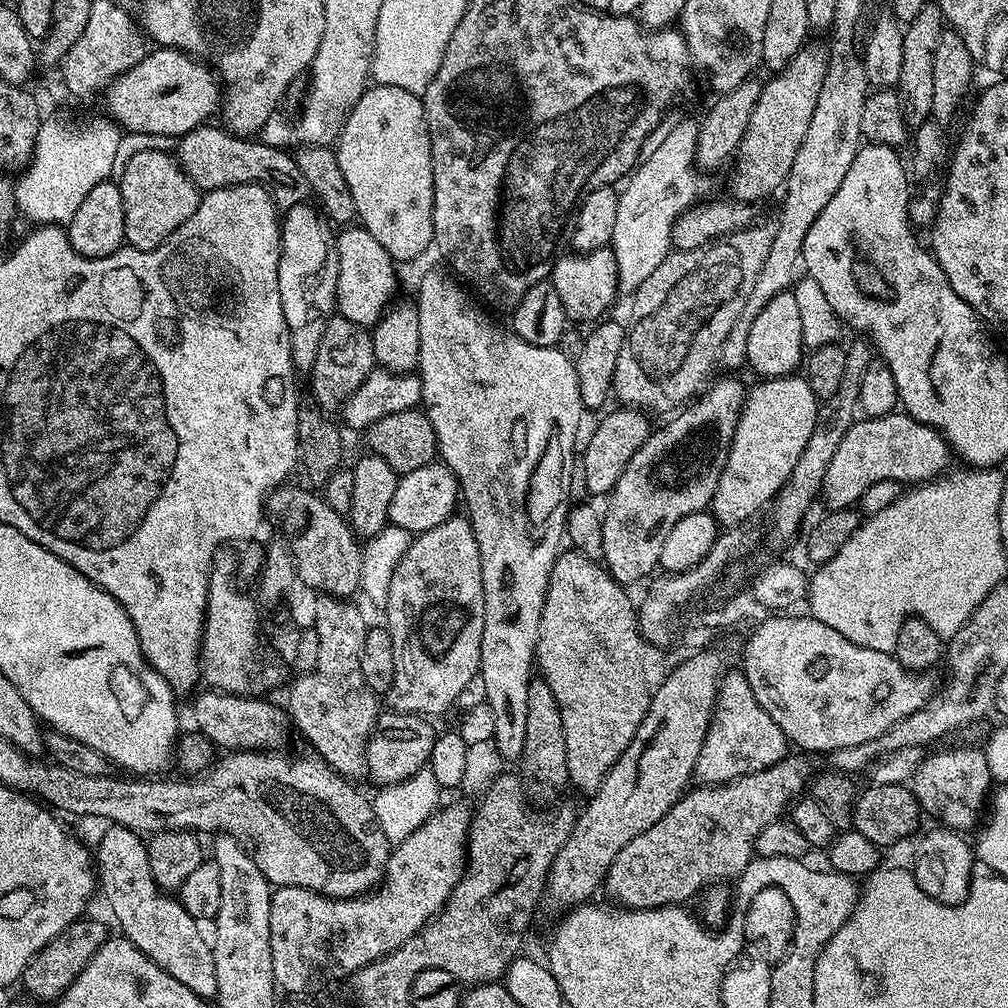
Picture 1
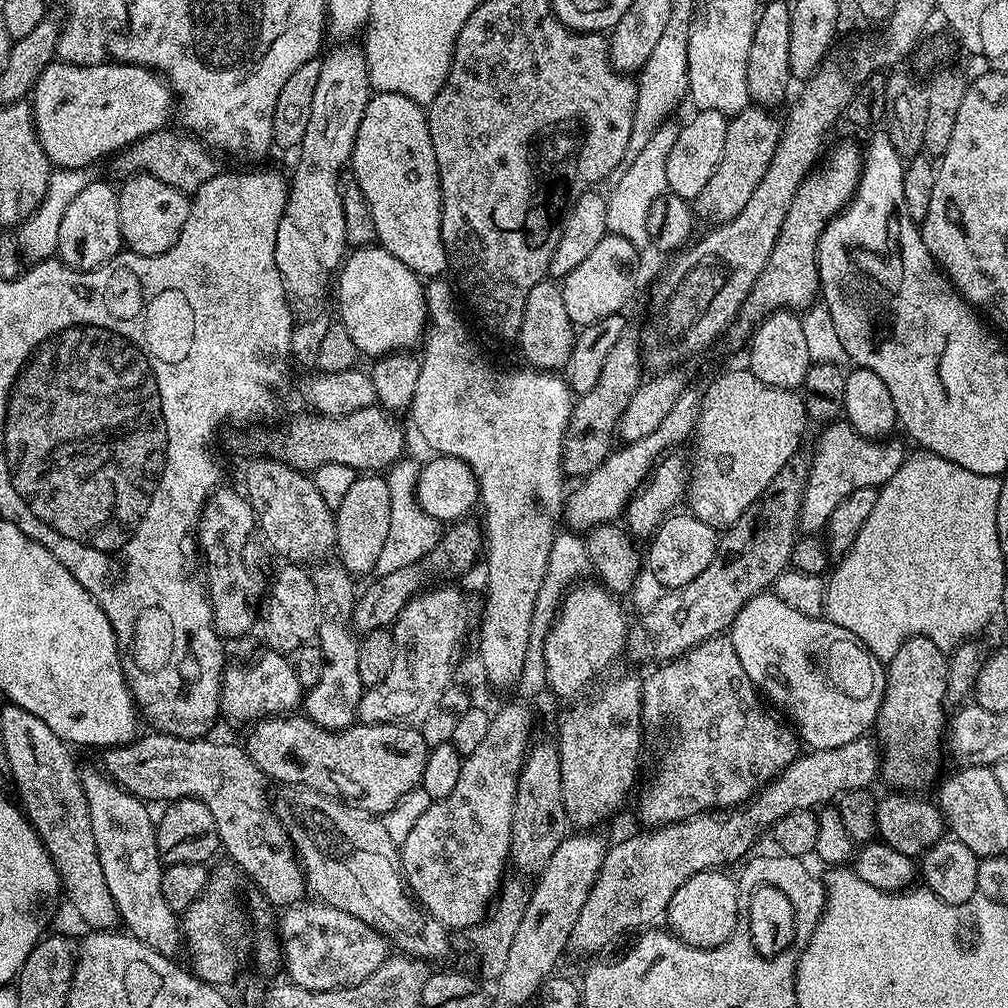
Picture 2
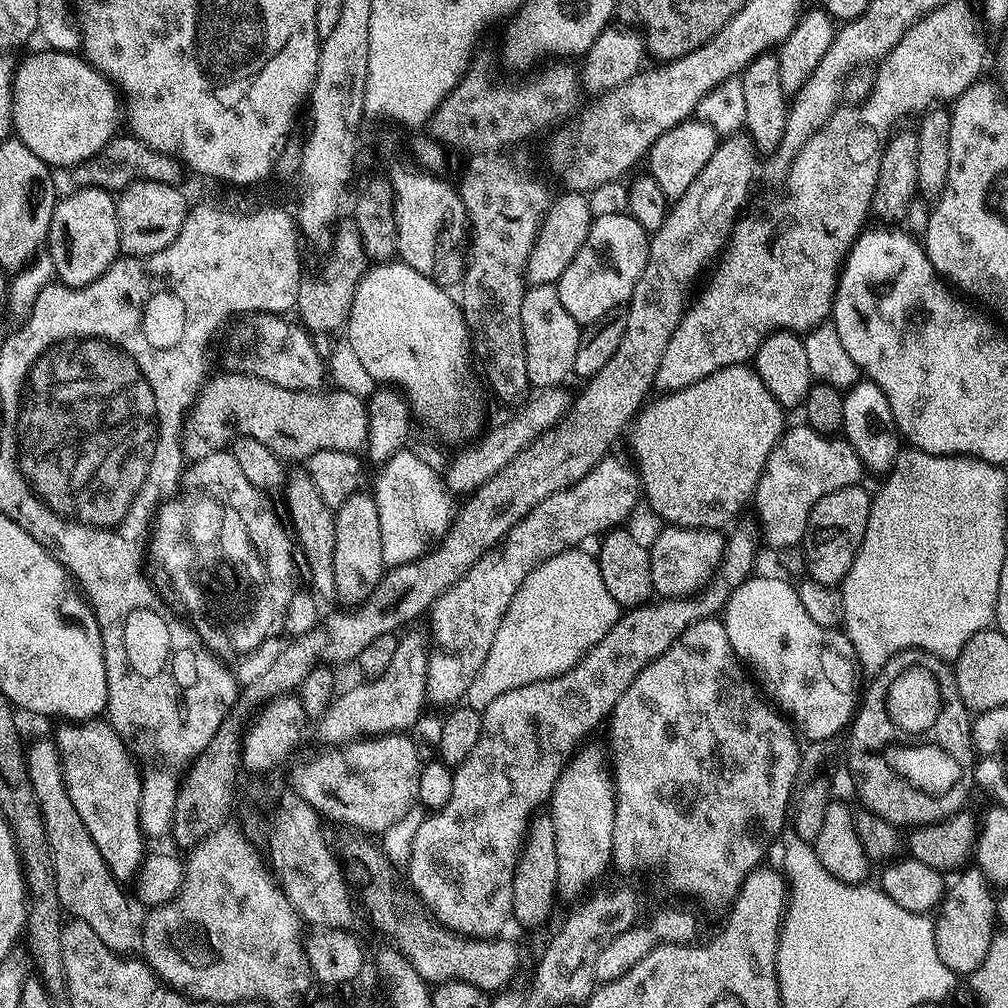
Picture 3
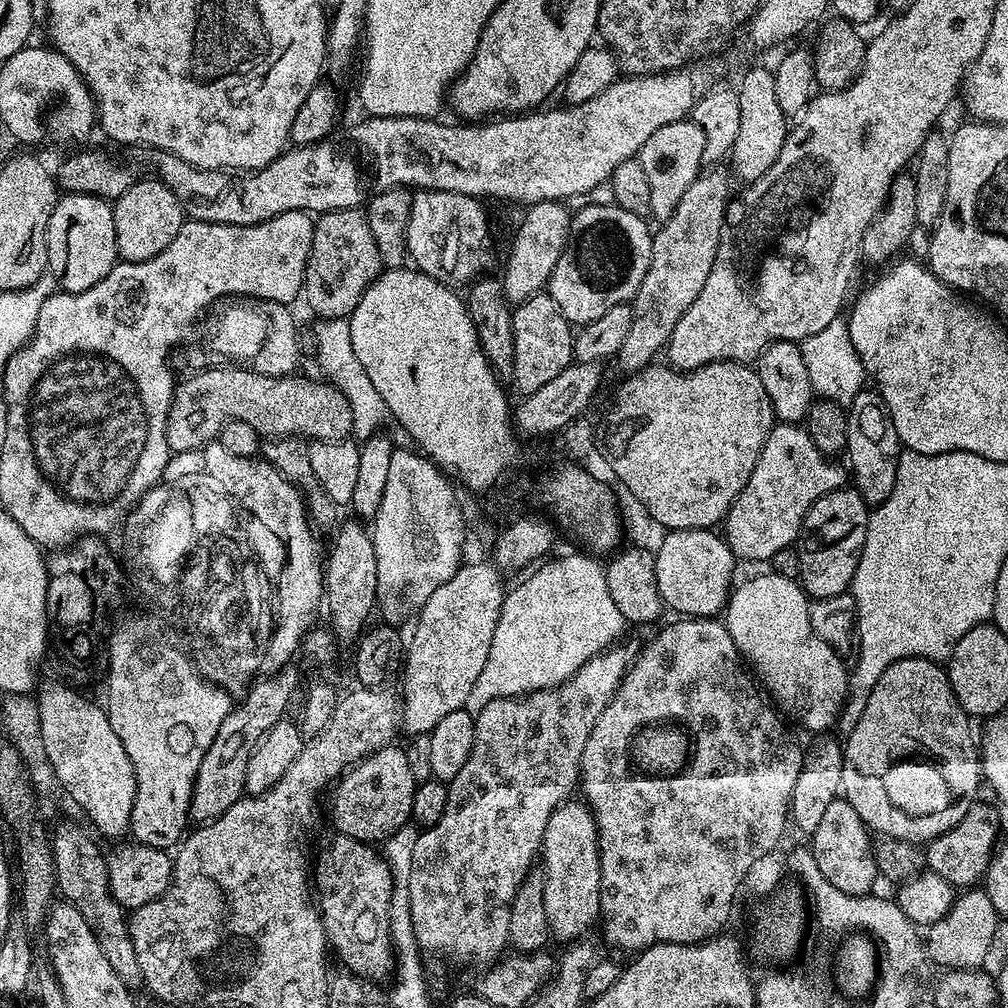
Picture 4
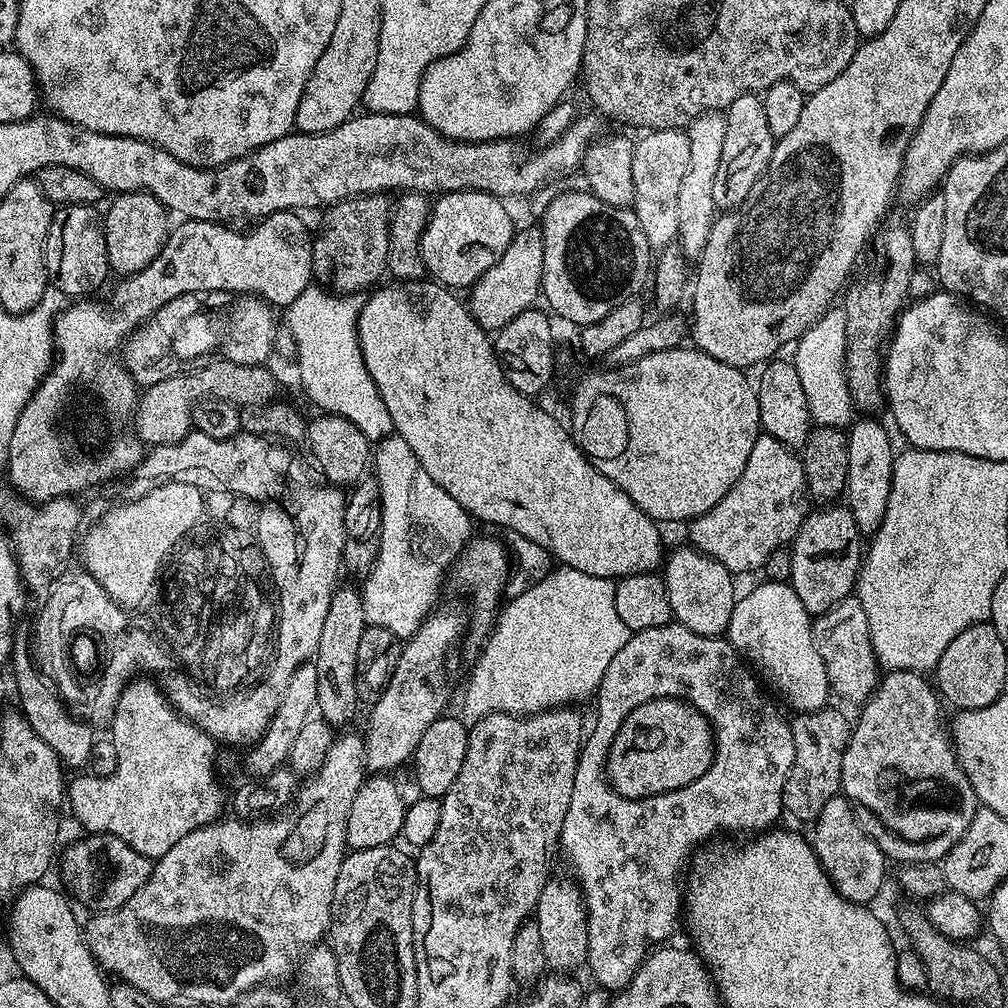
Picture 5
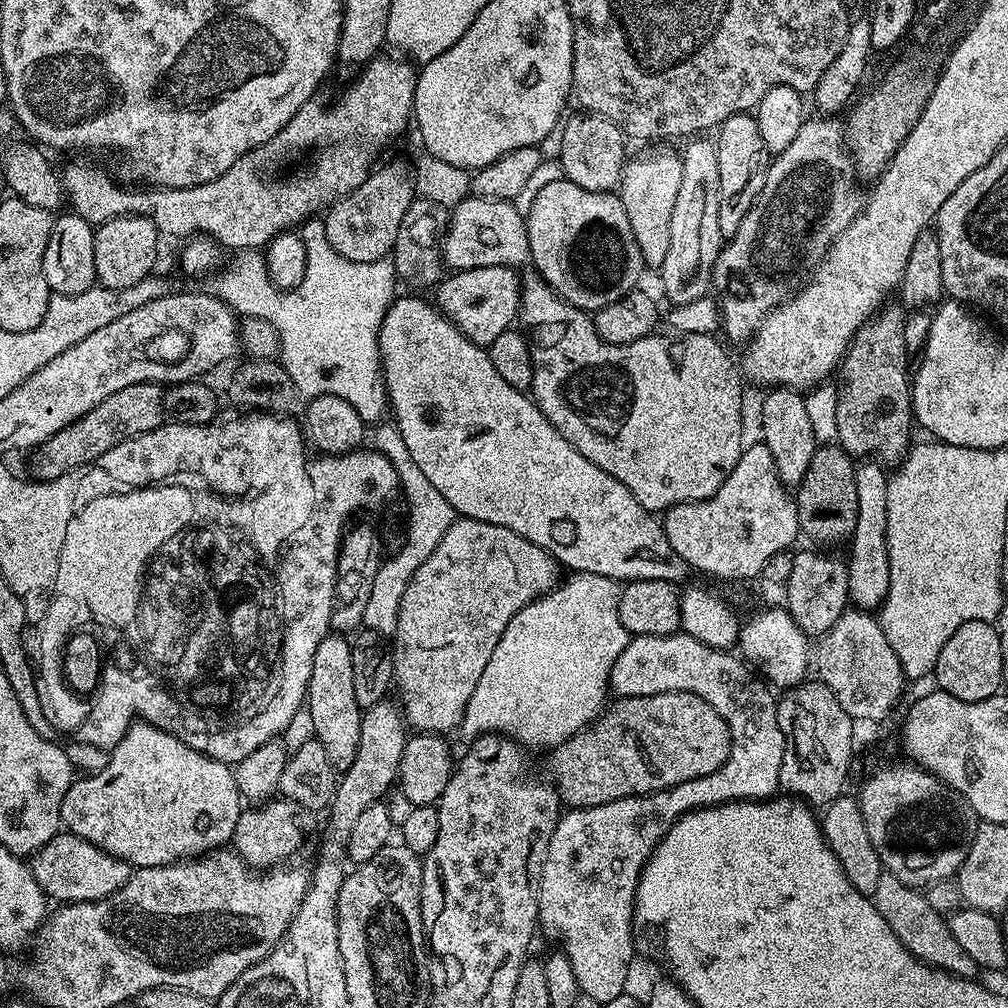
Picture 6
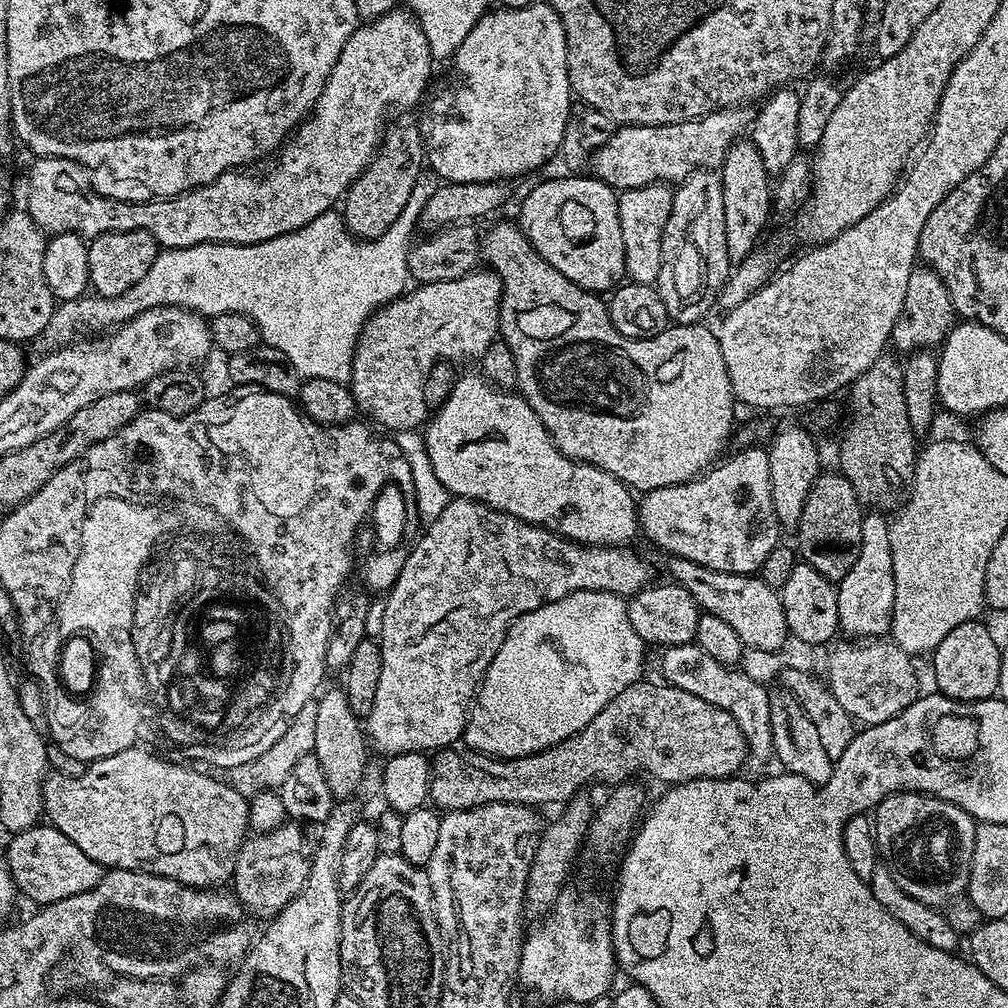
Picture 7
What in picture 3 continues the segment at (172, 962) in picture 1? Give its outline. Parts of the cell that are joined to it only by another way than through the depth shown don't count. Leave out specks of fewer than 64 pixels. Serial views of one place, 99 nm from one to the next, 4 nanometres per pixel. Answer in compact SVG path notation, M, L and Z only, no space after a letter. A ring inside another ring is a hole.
M97 718L83 726L60 726L54 733L56 748L60 751L60 760L64 766L64 781L74 802L74 810L78 810L86 830L90 830L90 838L94 838L94 846L98 846L102 858L106 858L106 866L110 866L110 874L121 882L135 881L144 862L146 837L140 828L140 790L142 772L136 769L133 753L126 747L124 740L112 725Z

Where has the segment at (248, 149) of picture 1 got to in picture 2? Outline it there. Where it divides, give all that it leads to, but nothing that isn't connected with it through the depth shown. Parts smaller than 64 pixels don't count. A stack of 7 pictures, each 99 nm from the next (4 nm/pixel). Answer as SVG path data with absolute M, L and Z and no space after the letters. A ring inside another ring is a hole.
M161 130L144 136L128 148L123 148L120 152L115 153L110 160L112 168L120 175L120 178L141 174L153 176L160 182L166 182L166 186L174 186L174 190L194 194L199 188L206 186L206 182L210 182L210 178L217 176L217 153L195 135L185 134L183 131L180 131L181 133L168 131Z

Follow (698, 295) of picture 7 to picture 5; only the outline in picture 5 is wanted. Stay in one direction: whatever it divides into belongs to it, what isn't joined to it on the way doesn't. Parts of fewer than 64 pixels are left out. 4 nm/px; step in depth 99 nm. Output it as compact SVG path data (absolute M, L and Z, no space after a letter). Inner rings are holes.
M707 112L686 129L690 138L690 166L682 178L682 187L678 190L678 248L688 258L699 258L706 246L706 238L710 238L714 213L717 211L714 202L714 177L718 174L718 162L722 162L722 138L726 138L724 121L723 115Z

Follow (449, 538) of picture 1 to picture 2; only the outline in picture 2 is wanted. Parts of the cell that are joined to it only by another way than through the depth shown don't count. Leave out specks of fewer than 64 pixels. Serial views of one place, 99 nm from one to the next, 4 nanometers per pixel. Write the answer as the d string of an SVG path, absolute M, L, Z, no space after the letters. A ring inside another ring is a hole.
M456 588L421 590L398 614L390 631L394 638L394 666L378 686L365 688L359 719L365 724L420 726L438 707L442 694L454 684L452 671L468 628L468 604Z

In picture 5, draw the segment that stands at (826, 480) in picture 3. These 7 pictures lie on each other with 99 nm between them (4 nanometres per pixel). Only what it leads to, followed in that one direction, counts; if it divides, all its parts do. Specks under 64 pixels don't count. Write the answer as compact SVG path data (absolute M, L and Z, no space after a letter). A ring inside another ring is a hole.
M761 434L754 442L754 450L750 450L746 470L742 470L726 498L687 525L687 543L722 562L722 566L734 574L752 572L755 568L757 571L763 569L766 558L770 558L774 550L791 545L809 514L808 503L808 479L803 459L778 442L778 438Z

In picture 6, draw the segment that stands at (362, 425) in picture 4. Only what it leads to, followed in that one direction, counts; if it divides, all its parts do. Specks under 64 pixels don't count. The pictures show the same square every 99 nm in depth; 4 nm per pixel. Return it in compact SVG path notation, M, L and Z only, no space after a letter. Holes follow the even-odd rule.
M309 219L303 225L302 235L304 237L304 245L306 246L306 270L304 271L302 282L298 282L298 286L287 290L277 288L273 284L271 276L268 275L268 262L265 253L260 250L240 250L233 255L236 257L229 264L227 261L211 277L211 279L213 278L212 287L210 287L211 291L218 299L228 304L234 313L239 314L241 317L266 318L270 322L270 326L274 326L274 330L278 330L278 338L280 339L279 363L284 365L286 374L290 374L290 378L294 378L294 386L300 391L301 397L311 398L313 396L321 396L322 394L330 394L334 398L346 398L346 402L350 402L350 406L354 406L354 410L358 410L358 414L363 418L365 425L375 425L377 422L385 419L386 413L390 408L388 393L384 390L384 378L380 367L380 327L384 321L385 314L388 313L388 307L392 305L392 301L398 295L398 289L396 289L396 284L398 285L396 267L392 264L391 259L388 258L372 262L354 262L350 258L343 257L327 240L326 230L319 219Z

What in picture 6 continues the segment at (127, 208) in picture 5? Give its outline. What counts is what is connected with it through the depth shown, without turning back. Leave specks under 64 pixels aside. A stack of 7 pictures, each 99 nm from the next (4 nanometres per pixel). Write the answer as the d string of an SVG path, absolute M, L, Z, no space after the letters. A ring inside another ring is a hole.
M119 216L94 231L94 270L99 287L125 288L153 275L162 234L149 216Z

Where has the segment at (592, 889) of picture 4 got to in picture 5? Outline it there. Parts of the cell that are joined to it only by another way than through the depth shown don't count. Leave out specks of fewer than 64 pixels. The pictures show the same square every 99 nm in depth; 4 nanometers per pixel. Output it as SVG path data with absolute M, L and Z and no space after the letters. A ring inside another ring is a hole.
M549 878L544 883L542 894L536 903L534 919L542 937L542 951L546 953L549 969L556 974L576 974L585 967L588 958L588 912L584 908L584 896L571 879L556 880Z

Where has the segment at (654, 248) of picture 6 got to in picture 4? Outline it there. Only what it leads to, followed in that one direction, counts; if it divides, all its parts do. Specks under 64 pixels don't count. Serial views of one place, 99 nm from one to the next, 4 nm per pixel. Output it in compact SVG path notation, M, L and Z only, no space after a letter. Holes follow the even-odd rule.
M690 118L670 122L670 126L662 126L654 130L650 138L646 138L638 159L650 182L650 213L653 217L657 216L657 221L668 220L670 214L674 214L682 194L686 194L686 190L702 172L705 150L706 136Z

